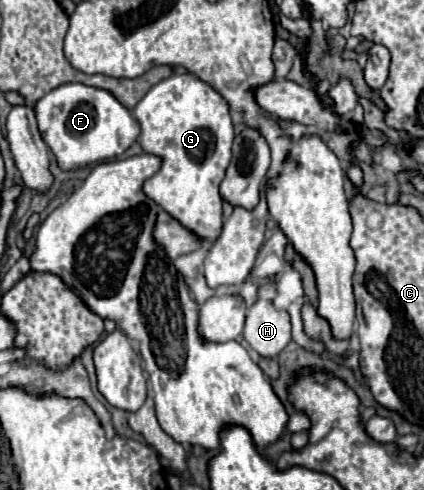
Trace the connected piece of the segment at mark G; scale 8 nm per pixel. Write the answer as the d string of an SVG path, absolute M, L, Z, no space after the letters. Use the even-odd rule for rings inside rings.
M192 73L170 75L154 85L132 113L142 127L142 151L162 159L160 171L146 179L144 193L200 241L214 243L222 233L220 181L230 163L234 139L226 99Z

